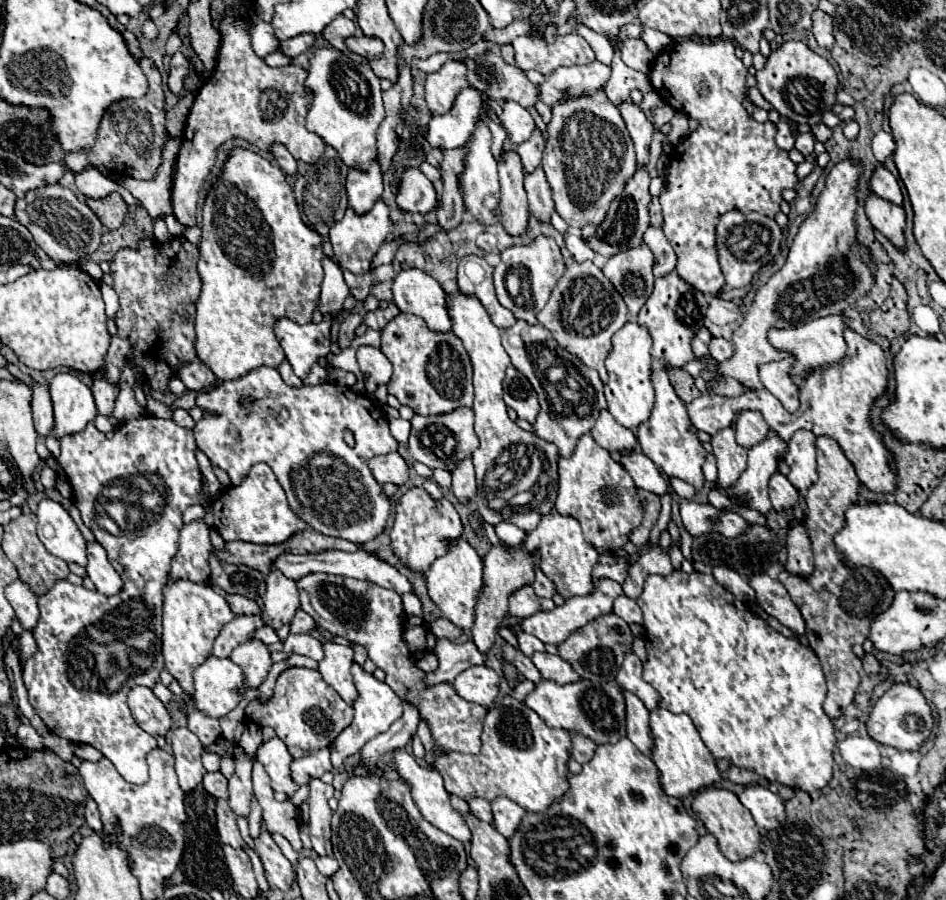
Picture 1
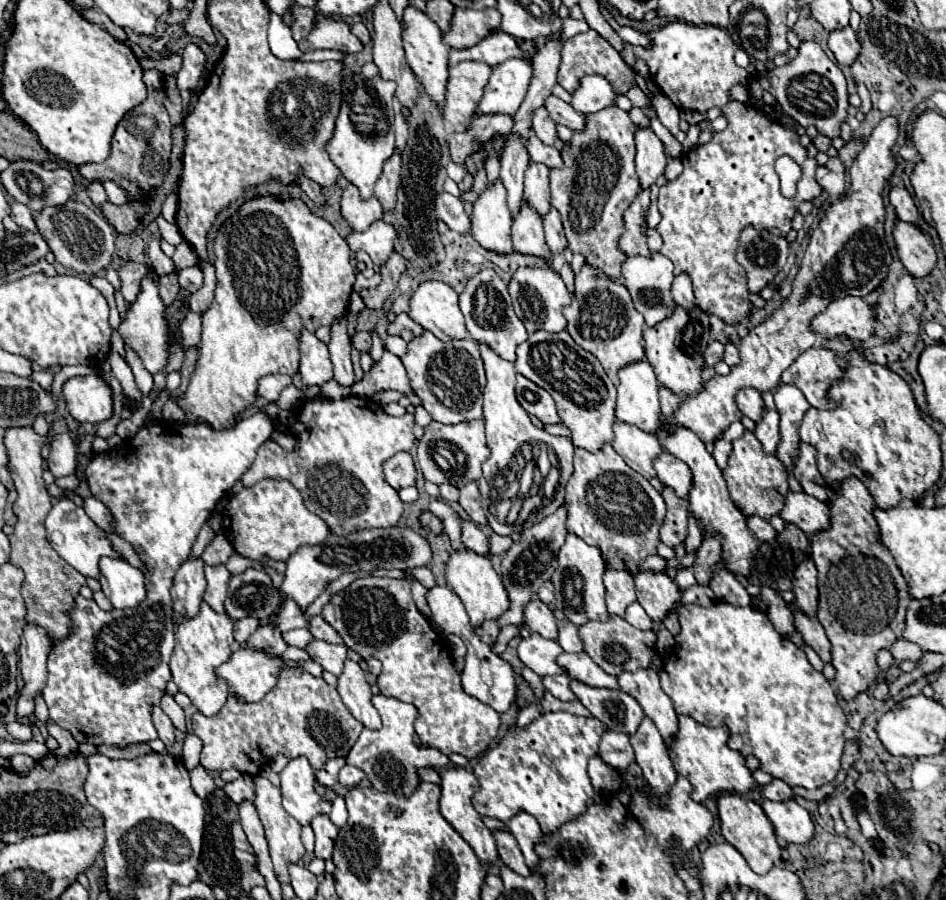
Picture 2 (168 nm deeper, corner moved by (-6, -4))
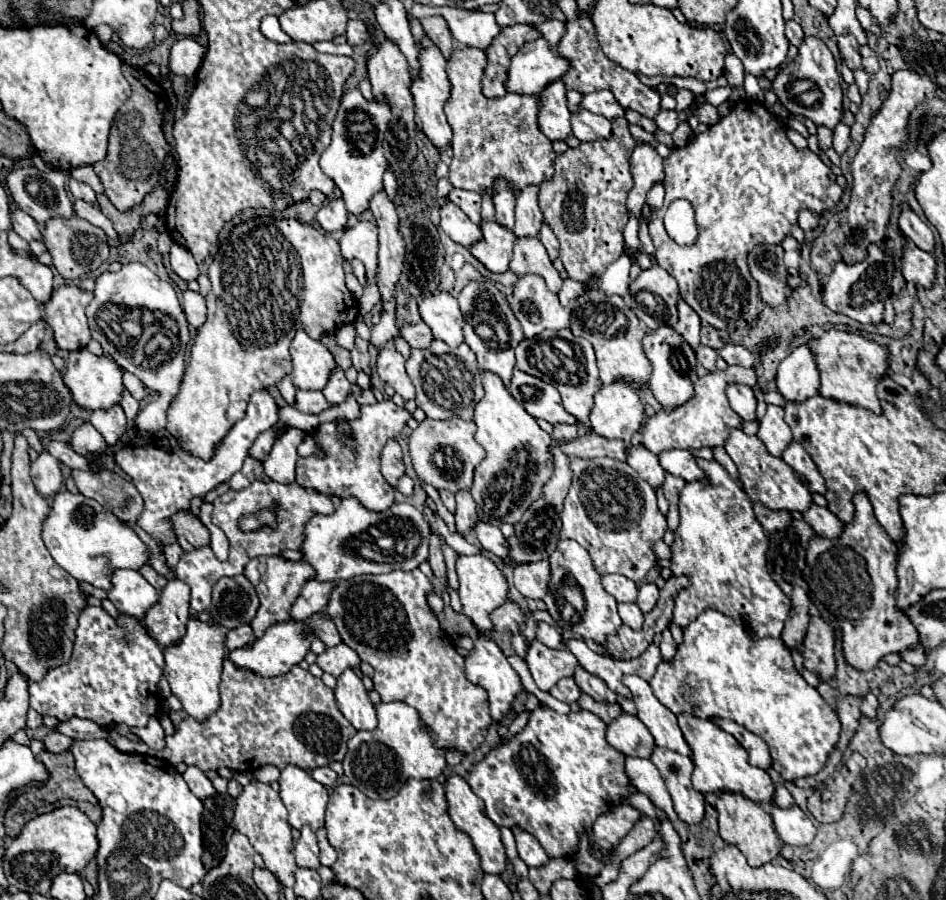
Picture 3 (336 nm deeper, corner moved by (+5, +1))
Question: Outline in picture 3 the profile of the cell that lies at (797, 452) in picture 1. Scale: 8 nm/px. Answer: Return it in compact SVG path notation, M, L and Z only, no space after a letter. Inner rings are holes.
M791 442L783 456L781 456L799 476L803 476L811 488L811 492L817 492L817 494L825 494L827 492L827 486L825 486L825 480L819 472L819 468L813 464L813 458L805 452L805 448L797 442Z

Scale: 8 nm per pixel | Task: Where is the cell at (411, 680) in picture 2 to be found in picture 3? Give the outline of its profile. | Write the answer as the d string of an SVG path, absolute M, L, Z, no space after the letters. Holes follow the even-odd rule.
M393 570L389 574L363 574L349 580L339 580L325 612L335 622L343 642L351 646L363 662L375 668L375 690L383 702L405 702L413 706L421 720L433 730L435 746L445 750L459 750L463 754L475 752L485 740L485 730L491 724L489 700L485 688L469 682L465 676L465 658L457 652L453 640L441 630L437 614L431 610L427 596L433 594L433 584L419 570Z

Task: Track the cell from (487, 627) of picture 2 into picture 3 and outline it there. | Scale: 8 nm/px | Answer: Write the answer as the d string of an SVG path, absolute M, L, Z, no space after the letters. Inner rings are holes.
M507 600L503 606L491 612L491 622L497 632L517 632L525 622L525 610L517 602Z

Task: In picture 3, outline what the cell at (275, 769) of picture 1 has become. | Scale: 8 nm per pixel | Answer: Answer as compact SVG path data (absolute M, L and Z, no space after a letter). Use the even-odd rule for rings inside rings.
M287 766L281 770L281 800L289 812L289 824L297 830L303 826L313 828L317 832L323 826L325 806L327 806L327 790L323 784L315 782L307 770L299 766Z

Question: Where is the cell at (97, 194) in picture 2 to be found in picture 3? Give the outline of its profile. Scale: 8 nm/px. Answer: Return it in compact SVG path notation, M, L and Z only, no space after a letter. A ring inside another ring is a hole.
M71 178L71 180L69 180L69 190L71 190L71 194L73 194L75 198L81 198L81 200L85 200L85 202L89 202L89 204L95 204L95 192L93 192L93 188L91 188L89 184Z

